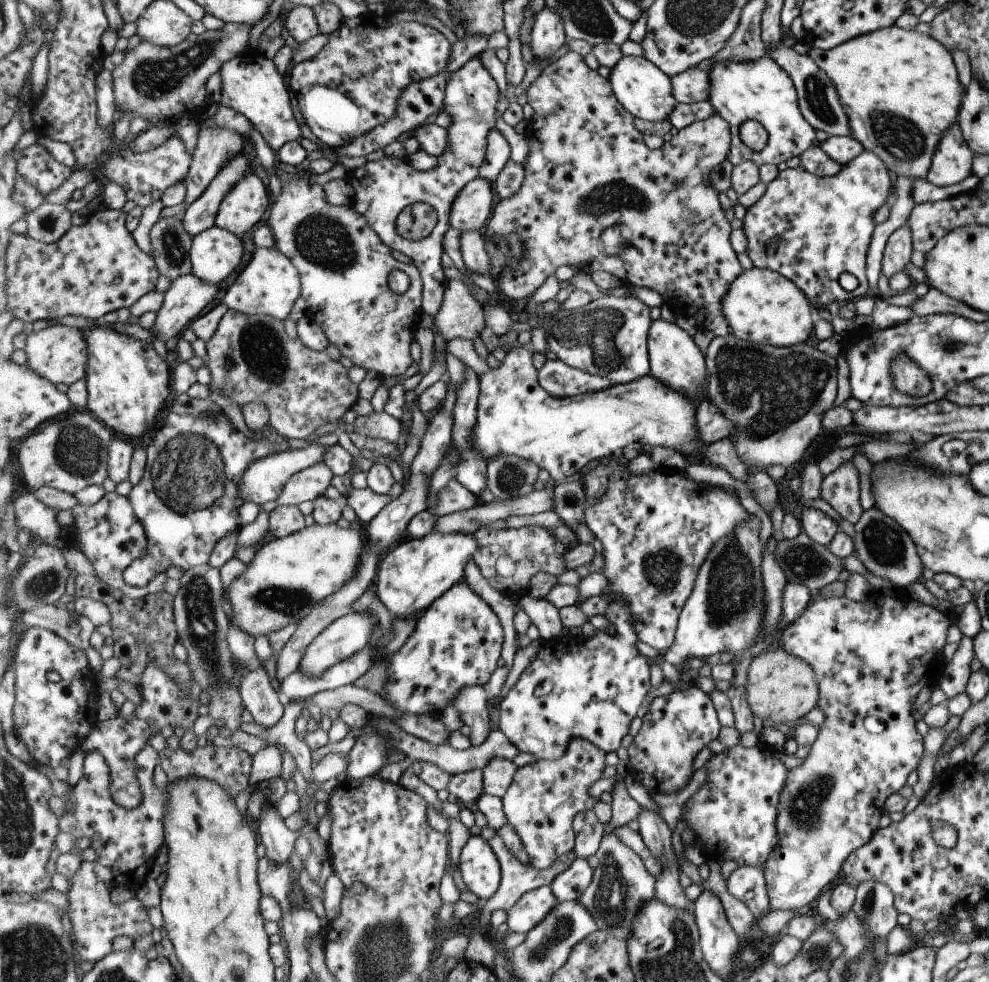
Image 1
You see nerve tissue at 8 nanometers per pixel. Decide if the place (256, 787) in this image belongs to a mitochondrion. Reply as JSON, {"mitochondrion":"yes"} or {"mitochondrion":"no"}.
{"mitochondrion":"no"}

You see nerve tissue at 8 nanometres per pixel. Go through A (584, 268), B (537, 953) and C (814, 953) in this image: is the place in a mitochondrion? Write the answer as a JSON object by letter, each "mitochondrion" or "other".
{"A":"other","B":"mitochondrion","C":"mitochondrion"}

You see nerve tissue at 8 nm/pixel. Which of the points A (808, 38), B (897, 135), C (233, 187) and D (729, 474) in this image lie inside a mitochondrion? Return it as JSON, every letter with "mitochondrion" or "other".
{"A":"other","B":"mitochondrion","C":"other","D":"other"}

